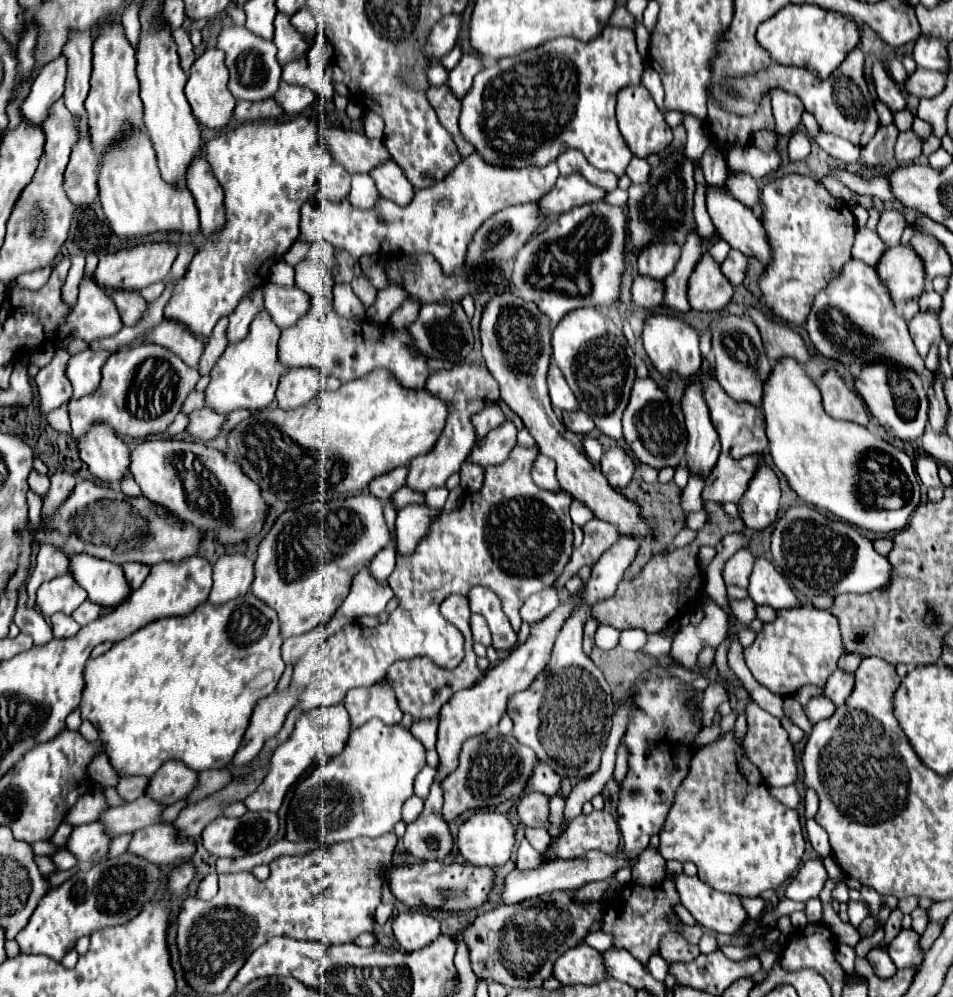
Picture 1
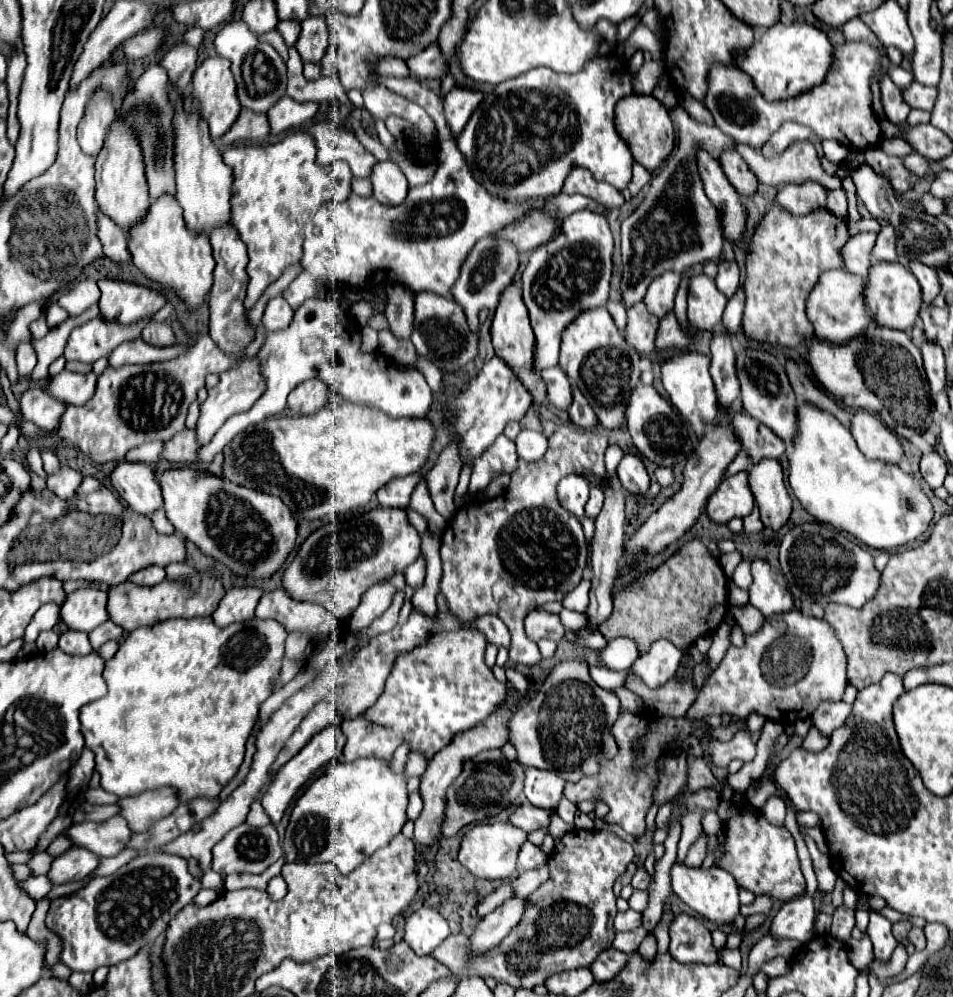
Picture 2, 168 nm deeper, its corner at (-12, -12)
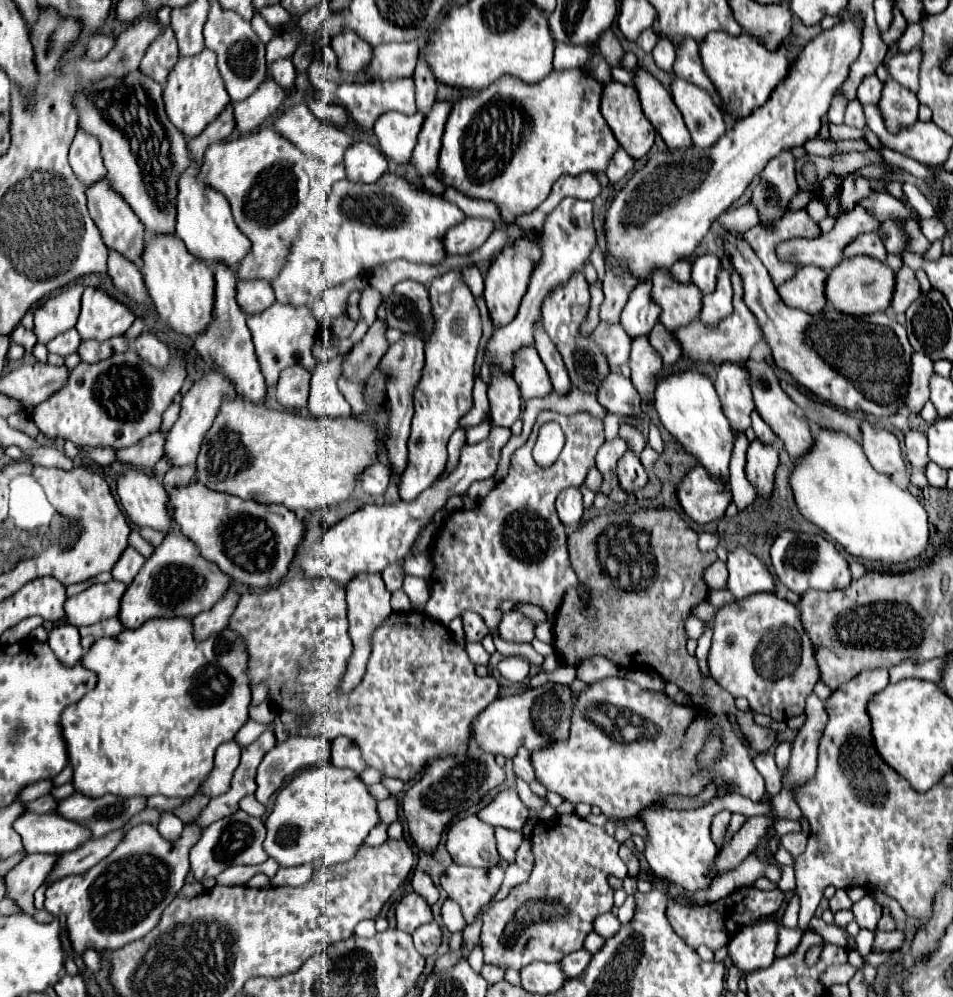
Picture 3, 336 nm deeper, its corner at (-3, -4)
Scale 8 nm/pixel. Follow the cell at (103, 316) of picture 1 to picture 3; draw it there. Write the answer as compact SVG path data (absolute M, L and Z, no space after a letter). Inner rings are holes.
M68 329L66 333L60 333L58 337L54 337L50 343L48 343L48 351L50 353L58 353L62 357L70 355L70 353L76 353L78 347L82 343L82 337L76 329Z

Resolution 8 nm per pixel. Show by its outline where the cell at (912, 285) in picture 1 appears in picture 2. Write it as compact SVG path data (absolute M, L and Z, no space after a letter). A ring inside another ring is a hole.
M873 263L865 279L865 305L873 313L877 325L891 329L909 329L913 327L919 309L921 309L921 287L913 273L901 263Z

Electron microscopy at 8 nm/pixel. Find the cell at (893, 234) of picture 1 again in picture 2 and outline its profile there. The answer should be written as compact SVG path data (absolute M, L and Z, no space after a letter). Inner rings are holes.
M881 225L881 231L877 235L877 243L871 253L871 261L897 261L897 247L895 247L895 231L891 225Z

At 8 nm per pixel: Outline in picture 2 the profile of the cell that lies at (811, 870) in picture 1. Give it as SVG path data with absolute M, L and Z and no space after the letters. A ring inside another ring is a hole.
M801 895L797 899L787 901L779 913L771 921L771 937L773 939L797 939L807 943L813 933L813 919L815 919L815 905L811 895Z

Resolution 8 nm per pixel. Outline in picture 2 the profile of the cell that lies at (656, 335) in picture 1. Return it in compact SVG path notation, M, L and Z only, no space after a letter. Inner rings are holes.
M677 353L665 363L661 363L661 373L663 373L663 387L669 395L671 405L683 415L683 419L691 425L691 429L697 435L703 435L705 427L713 423L719 413L715 385L709 375L709 357L701 353Z

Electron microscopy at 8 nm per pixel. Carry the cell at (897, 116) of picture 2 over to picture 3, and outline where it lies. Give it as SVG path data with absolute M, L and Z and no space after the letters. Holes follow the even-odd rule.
M868 75L864 77L864 81L860 83L858 89L858 101L862 105L870 105L870 103L878 103L880 101L880 93L882 93L882 81L876 75Z

